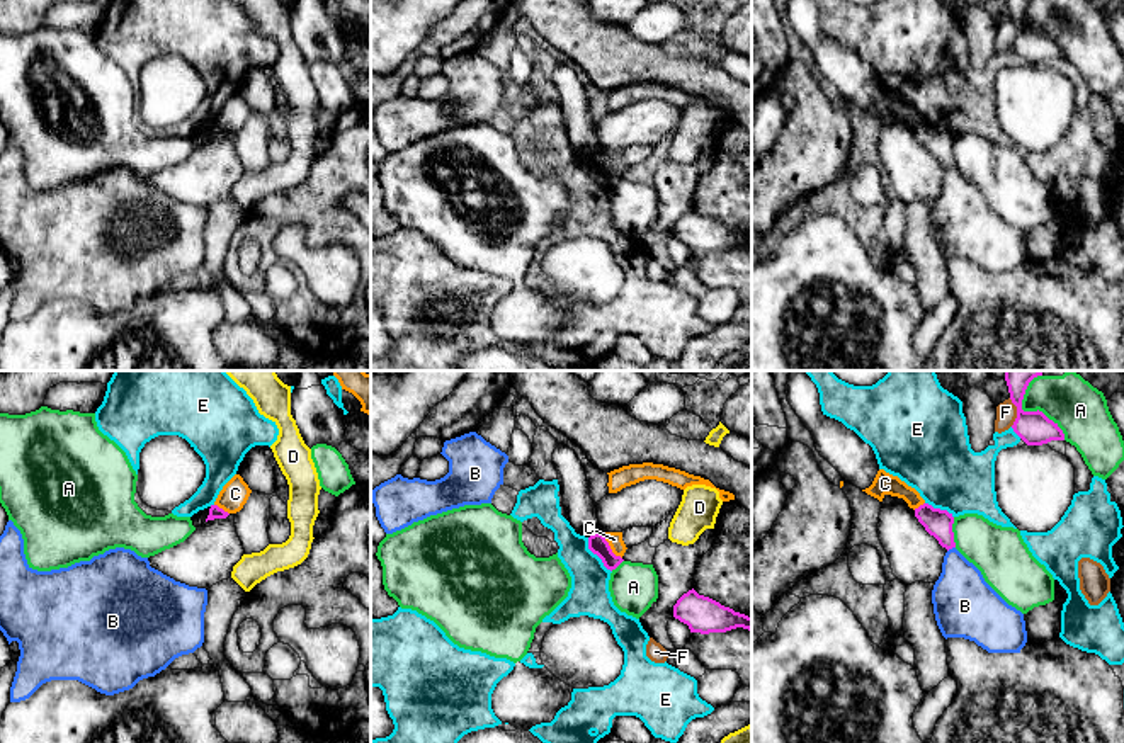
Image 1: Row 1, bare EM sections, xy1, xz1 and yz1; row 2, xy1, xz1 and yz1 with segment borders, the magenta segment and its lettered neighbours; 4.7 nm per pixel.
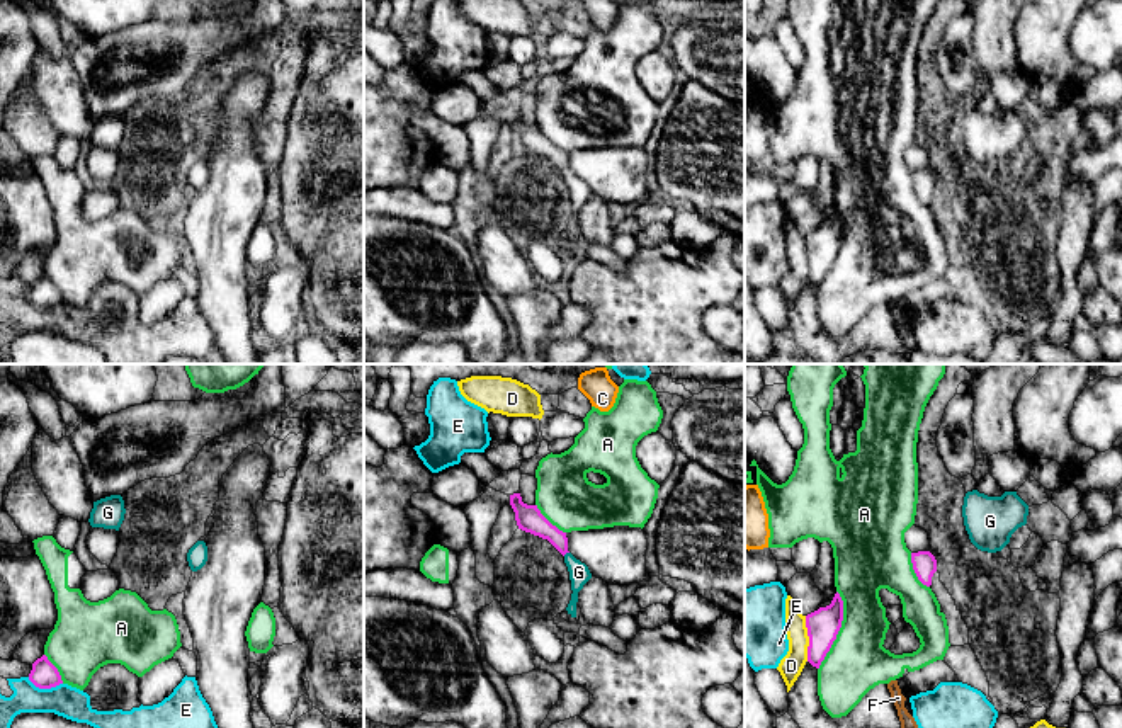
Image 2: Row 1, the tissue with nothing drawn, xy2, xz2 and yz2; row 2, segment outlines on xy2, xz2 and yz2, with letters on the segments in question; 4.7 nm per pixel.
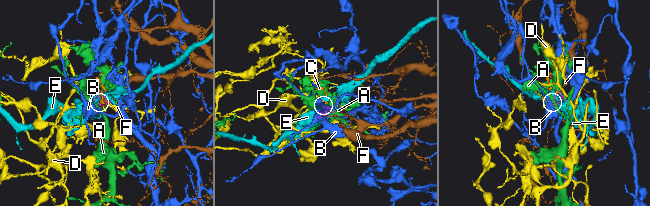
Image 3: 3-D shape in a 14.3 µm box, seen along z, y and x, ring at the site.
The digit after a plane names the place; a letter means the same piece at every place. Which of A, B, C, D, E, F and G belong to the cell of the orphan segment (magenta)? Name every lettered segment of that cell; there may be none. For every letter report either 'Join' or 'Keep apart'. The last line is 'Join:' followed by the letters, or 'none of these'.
A: Keep apart
B: Keep apart
C: Keep apart
D: Keep apart
E: Keep apart
F: Keep apart
G: Join
Join: G

